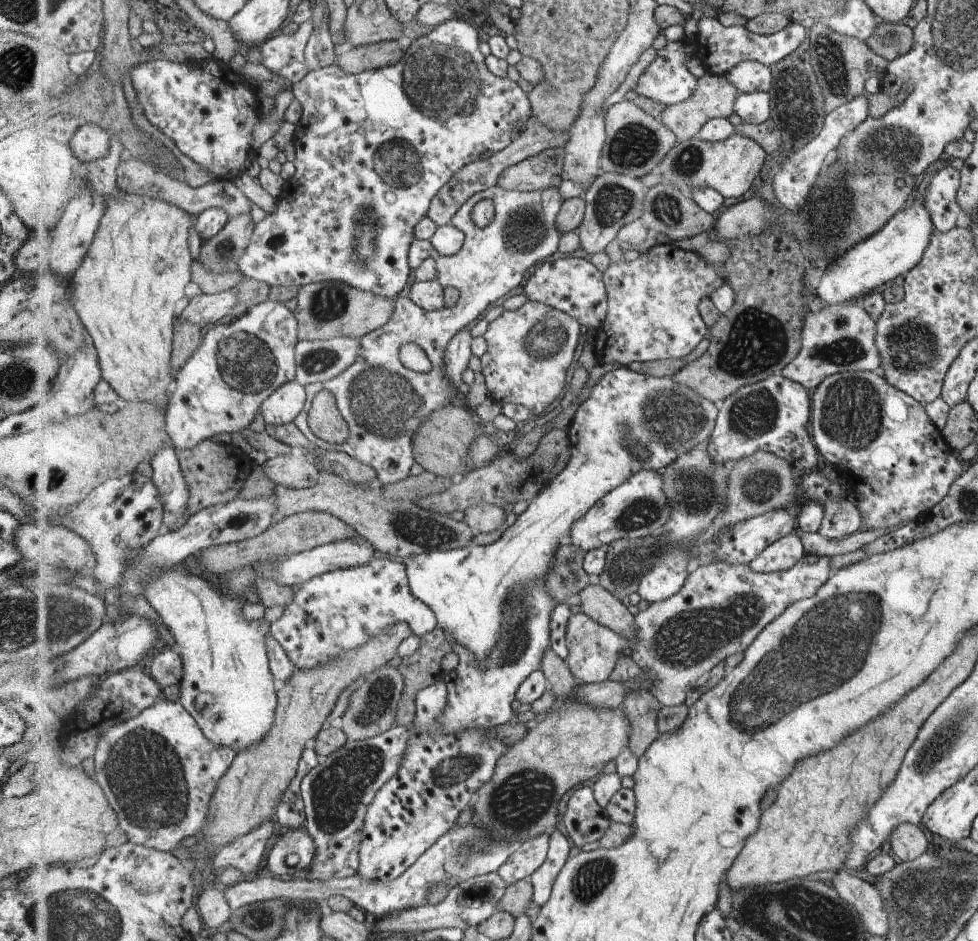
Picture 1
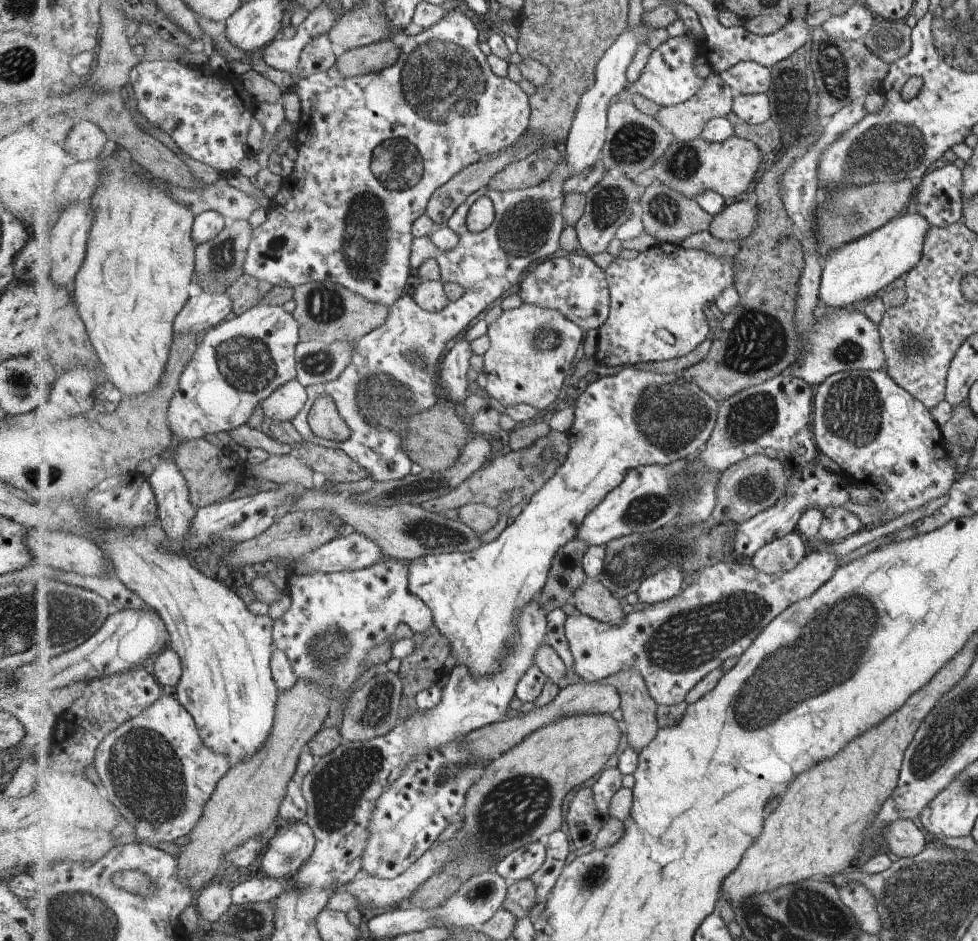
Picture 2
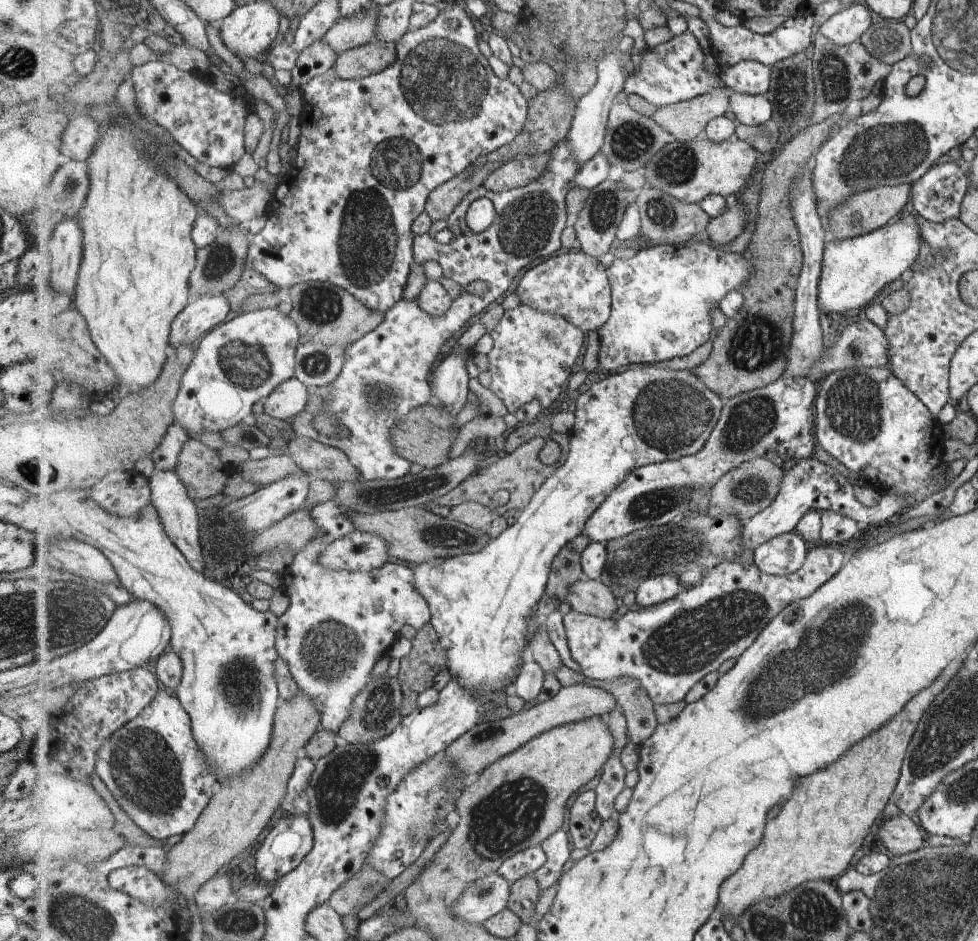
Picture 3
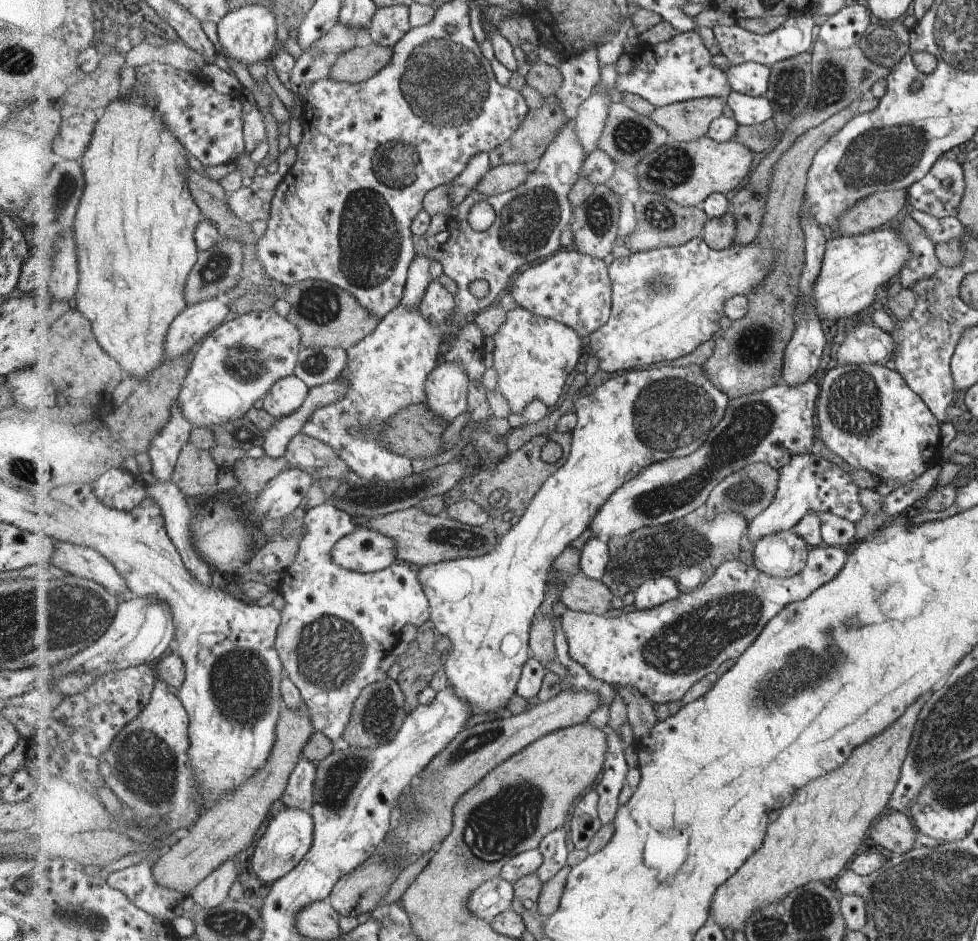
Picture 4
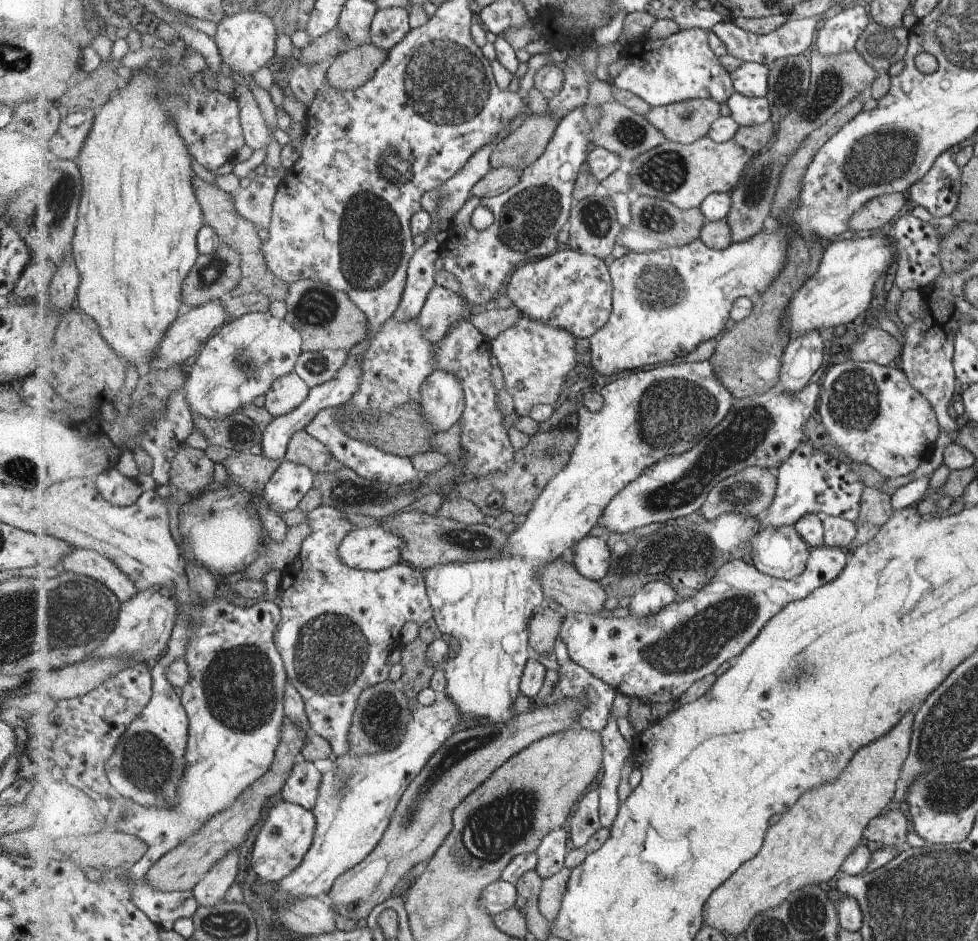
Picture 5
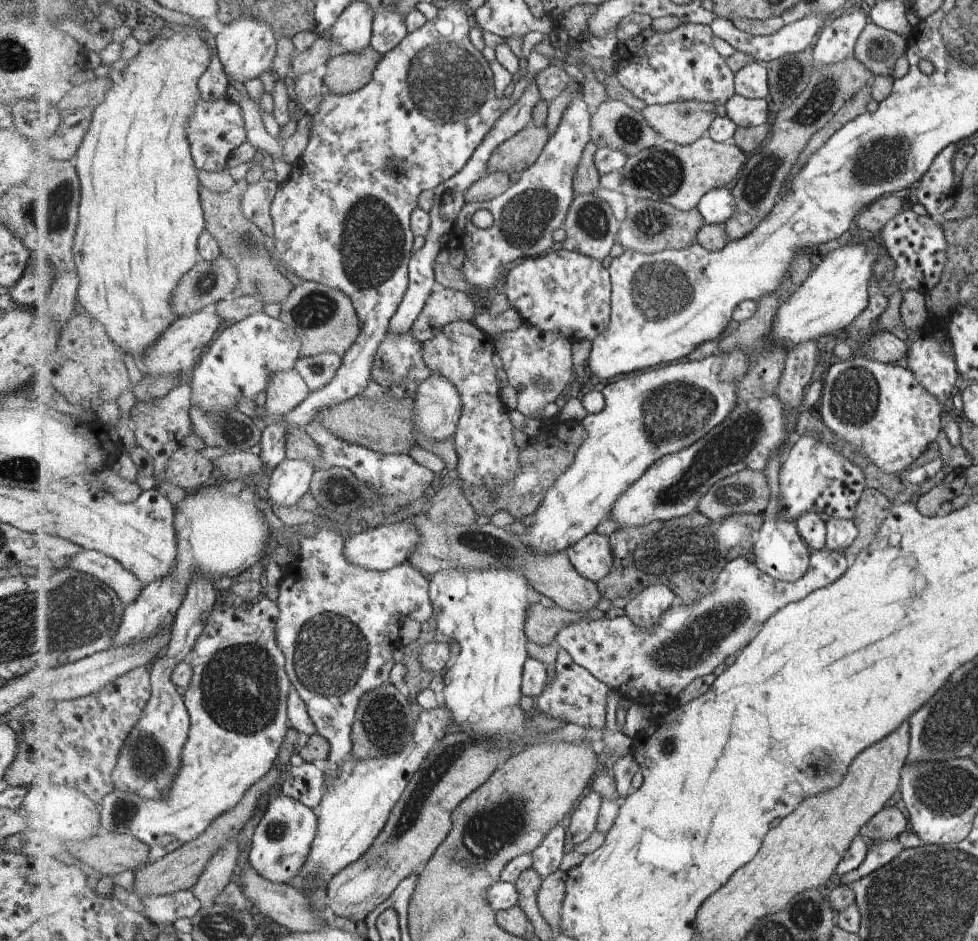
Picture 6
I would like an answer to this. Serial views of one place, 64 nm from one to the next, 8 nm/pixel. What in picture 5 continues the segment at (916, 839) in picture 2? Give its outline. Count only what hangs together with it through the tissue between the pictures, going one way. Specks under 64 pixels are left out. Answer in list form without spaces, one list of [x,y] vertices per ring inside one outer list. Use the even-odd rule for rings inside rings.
[[[893,805],[876,816],[864,830],[864,838],[873,842],[880,842],[881,846],[893,847],[895,852],[902,851],[907,844],[907,818]]]

